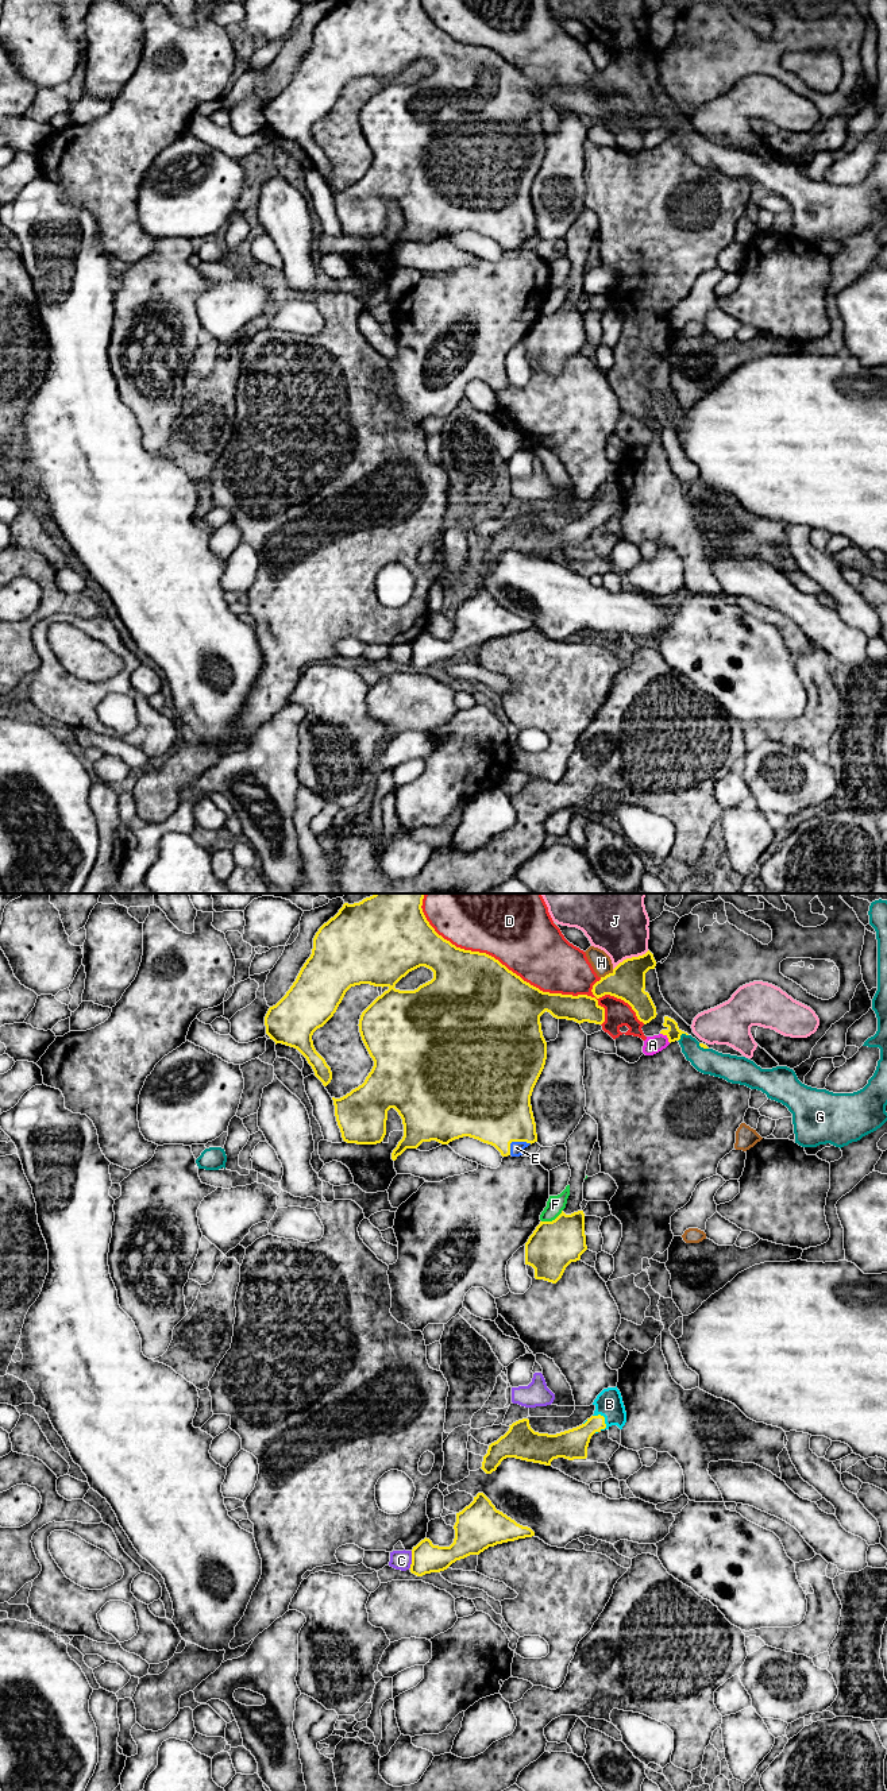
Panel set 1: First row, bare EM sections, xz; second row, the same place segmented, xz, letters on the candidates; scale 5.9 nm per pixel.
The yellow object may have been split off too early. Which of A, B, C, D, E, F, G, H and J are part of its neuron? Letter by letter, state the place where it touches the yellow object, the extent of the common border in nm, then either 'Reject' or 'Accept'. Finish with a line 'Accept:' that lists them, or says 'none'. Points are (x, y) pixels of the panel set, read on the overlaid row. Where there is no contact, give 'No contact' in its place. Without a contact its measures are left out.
A: Touches yellow at xz (667, 1037). Shared border 90 nm. Reject
B: Touches yellow at xz (604, 1419). Shared border 120 nm. Accept
C: Touches yellow at xz (412, 1560). Shared border 110 nm. Reject
D: Touches yellow at xz (523, 980). Shared border 1500 nm. Reject
E: Touches yellow at xz (515, 1141). Shared border 150 nm. Accept
F: Touches yellow at xz (552, 1220). Shared border 150 nm. Reject
G: Touches yellow at xz (681, 1034). Shared border 80 nm. Accept
H: Touches yellow at xz (606, 975). Shared border 90 nm. Reject
J: Touches yellow at xz (632, 957). Shared border 240 nm. Reject
Accept: B, E, G

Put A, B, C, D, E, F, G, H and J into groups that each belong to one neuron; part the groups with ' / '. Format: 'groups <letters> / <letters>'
groups A / B E G / C / D / F / H / J

